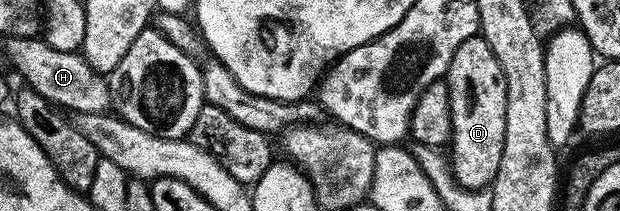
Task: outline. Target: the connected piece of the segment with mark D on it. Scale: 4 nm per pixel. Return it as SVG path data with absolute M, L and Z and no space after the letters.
M473 34L470 38L466 38L466 42L462 42L462 46L458 46L458 50L454 50L454 58L450 58L450 66L448 67L447 74L448 89L450 90L450 106L451 106L451 126L452 126L452 139L450 141L450 149L454 156L451 154L450 167L460 168L460 177L456 182L464 188L470 190L481 190L489 187L492 181L495 180L496 174L501 166L502 149L505 145L505 132L506 132L506 76L502 71L502 66L498 63L498 58L494 58L494 50L490 50L490 46L486 46L484 37L479 34Z

